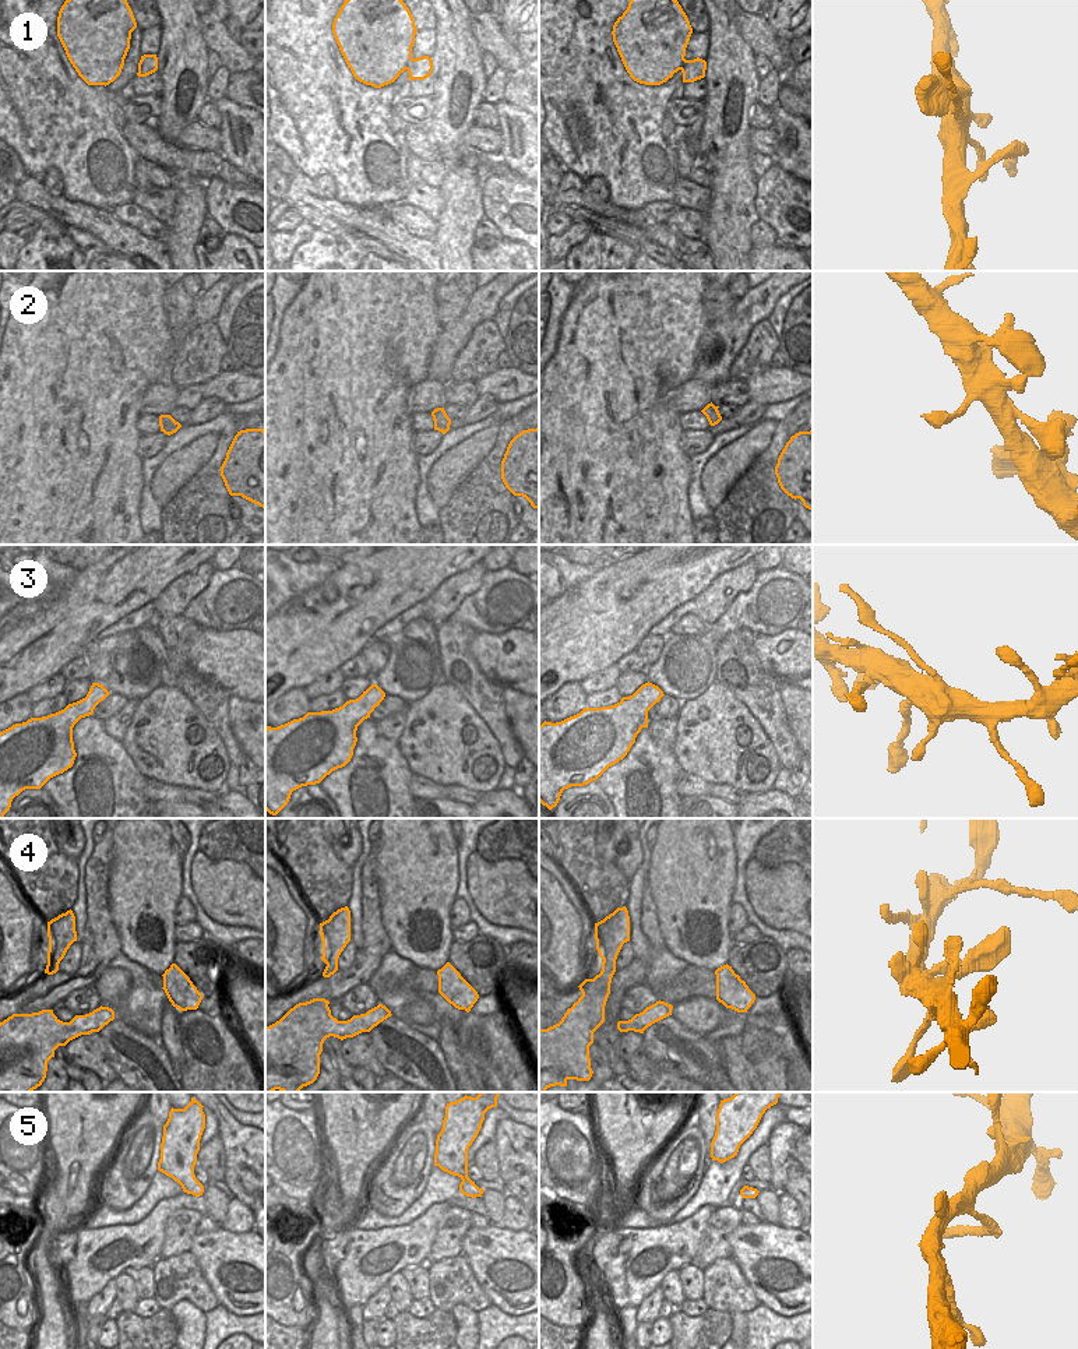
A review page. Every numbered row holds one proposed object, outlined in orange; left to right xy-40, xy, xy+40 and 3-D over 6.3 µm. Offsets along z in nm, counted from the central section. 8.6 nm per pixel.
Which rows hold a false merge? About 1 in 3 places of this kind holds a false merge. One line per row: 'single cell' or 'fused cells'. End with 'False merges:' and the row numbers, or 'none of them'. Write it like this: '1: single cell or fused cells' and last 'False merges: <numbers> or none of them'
1: single cell
2: single cell
3: fused cells
4: single cell
5: fused cells
False merges: 3, 5

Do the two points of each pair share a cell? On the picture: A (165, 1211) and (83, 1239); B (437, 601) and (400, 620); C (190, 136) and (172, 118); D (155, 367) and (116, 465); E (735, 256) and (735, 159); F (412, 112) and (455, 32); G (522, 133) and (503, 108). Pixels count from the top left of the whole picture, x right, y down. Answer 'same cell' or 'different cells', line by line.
A: same cell
B: different cells
C: different cells
D: same cell
E: same cell
F: different cells
G: same cell

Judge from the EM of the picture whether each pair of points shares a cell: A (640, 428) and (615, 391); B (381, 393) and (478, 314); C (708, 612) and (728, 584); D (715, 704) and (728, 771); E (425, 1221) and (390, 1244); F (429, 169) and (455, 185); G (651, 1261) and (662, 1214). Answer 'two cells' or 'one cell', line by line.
A: one cell
B: two cells
C: one cell
D: one cell
E: one cell
F: two cells
G: two cells

